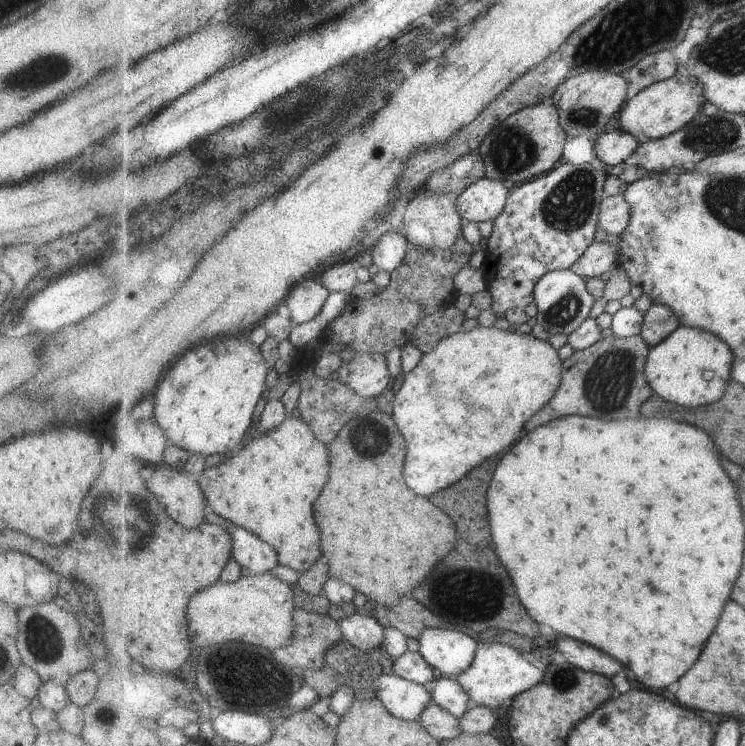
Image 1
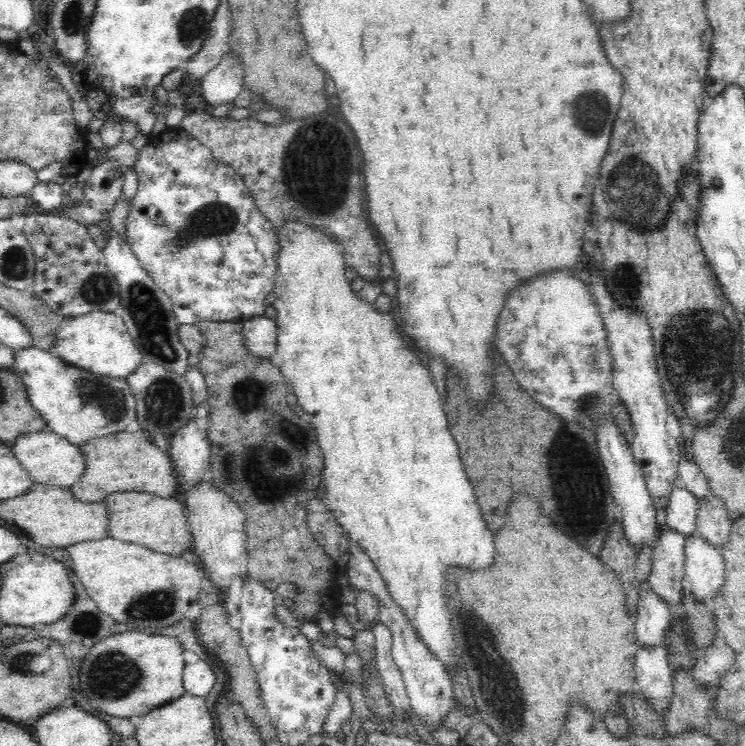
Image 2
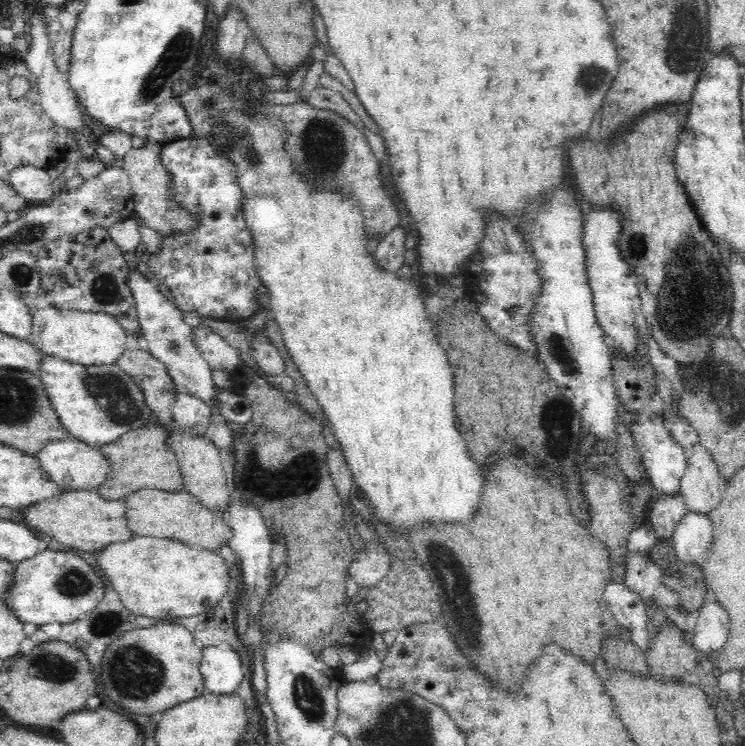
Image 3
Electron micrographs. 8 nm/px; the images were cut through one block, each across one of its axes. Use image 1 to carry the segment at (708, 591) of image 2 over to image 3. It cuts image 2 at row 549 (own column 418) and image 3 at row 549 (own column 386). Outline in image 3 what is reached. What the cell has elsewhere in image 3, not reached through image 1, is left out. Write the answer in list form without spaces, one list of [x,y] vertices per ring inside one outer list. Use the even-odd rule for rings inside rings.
[[[686,509],[671,536],[678,559],[702,565],[705,550],[712,540],[712,529],[711,520],[706,513]]]

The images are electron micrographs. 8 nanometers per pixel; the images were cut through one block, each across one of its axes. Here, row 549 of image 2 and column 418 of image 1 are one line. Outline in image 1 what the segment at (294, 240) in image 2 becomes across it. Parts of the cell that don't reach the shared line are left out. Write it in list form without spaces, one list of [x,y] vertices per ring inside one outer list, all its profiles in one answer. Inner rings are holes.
[[[477,325],[468,332],[459,332],[459,334],[443,338],[433,352],[423,354],[415,368],[405,374],[404,381],[391,402],[392,415],[399,426],[399,430],[403,432],[403,436],[407,436],[407,444],[409,444],[405,472],[407,472],[407,484],[411,484],[411,490],[419,492],[423,496],[433,496],[465,478],[483,460],[487,460],[491,456],[494,458],[495,454],[501,454],[501,450],[507,450],[521,436],[523,426],[530,422],[550,400],[555,398],[559,387],[562,386],[562,372],[563,361],[559,358],[559,352],[549,344],[549,341],[543,342],[543,340],[539,340],[537,336],[533,336],[531,333],[508,332],[507,330],[495,328],[495,326],[484,327]]]

